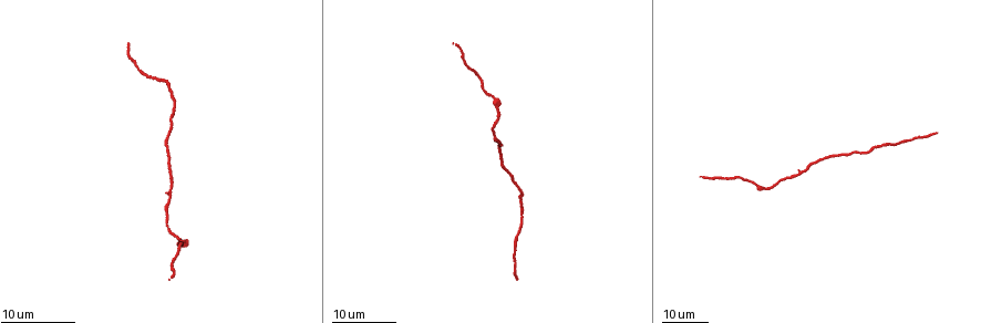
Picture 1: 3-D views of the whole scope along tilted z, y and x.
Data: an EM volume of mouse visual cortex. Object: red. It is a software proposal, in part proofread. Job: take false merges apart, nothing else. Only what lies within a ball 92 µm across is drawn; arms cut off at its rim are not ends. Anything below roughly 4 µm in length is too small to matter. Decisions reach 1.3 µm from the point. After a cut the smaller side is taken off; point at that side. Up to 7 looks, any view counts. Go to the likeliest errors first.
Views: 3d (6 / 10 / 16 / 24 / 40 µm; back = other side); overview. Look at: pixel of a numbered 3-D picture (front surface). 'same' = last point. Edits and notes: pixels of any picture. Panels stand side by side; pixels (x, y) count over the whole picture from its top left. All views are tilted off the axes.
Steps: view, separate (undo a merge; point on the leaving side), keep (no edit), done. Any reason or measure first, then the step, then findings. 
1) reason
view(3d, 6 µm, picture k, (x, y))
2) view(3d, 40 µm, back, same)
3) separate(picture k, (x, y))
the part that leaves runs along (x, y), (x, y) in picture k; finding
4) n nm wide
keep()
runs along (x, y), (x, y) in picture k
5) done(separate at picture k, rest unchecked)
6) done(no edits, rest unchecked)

view(3d, 24 µm, picture 1, (493, 100))

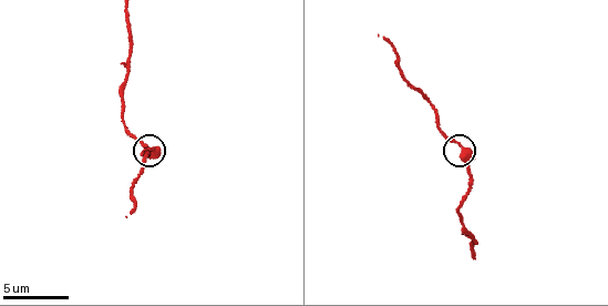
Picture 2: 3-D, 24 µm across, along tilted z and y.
view(3d, 10 µm, picture 2, (462, 147))

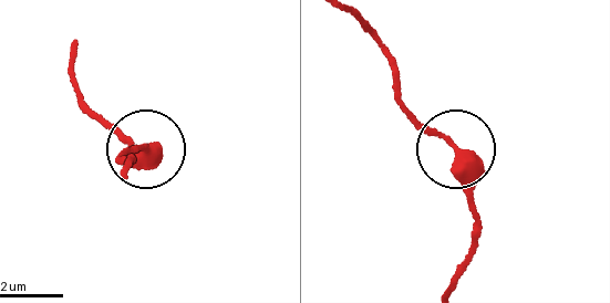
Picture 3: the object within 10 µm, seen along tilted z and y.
keep()
all the same neuron

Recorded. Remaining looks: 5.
calibre changes
view(3d, 16 µm, picture 2, (460, 220))

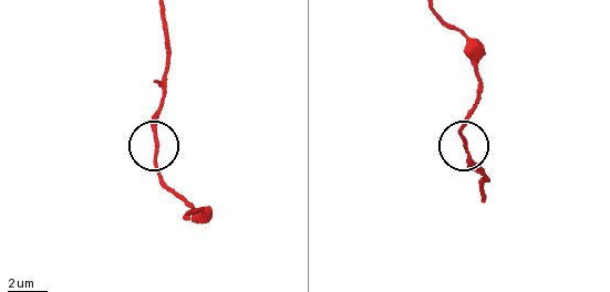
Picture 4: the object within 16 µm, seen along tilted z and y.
keep()
all the same neuron

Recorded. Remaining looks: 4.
a narrow waist
view(3d, 16 µm, picture 1, (523, 198))

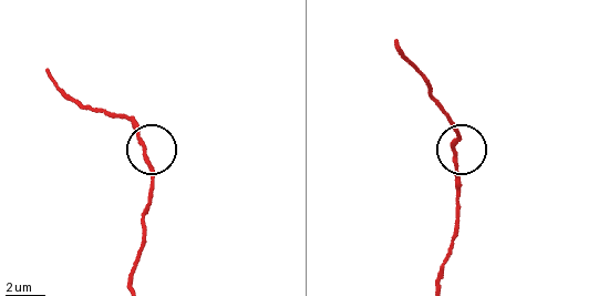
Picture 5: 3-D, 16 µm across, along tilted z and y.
zoom in
view(3d, 6 µm, picture 5, (145, 146))

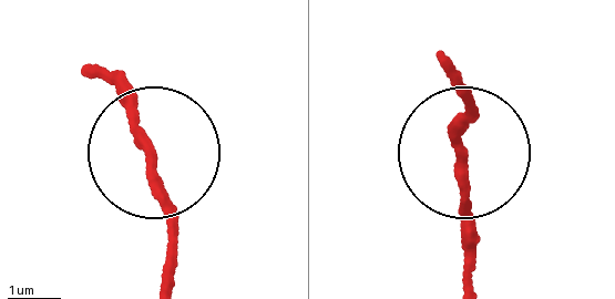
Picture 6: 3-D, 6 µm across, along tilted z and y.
keep()
runs along (160, 289), (168, 237), (151, 156), (101, 64) in picture 6; one neuron here

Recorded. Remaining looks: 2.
done(no edits, rest unchecked)

